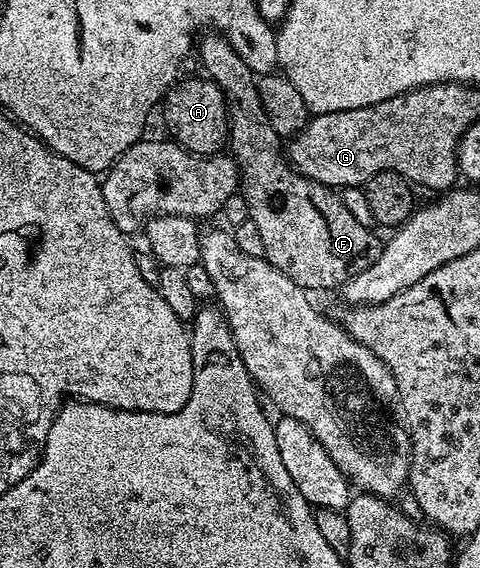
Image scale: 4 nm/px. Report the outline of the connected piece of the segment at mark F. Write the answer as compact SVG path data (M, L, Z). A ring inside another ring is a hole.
M207 32L207 37L197 42L196 57L202 60L205 76L217 83L222 93L226 96L228 109L228 149L232 154L234 162L238 164L238 172L240 174L240 192L244 200L248 203L248 215L252 223L256 223L257 230L260 231L261 241L264 242L264 257L268 263L272 263L272 267L276 267L280 271L284 271L284 275L288 275L288 279L292 279L292 283L296 283L300 288L307 291L315 291L314 289L334 289L337 290L345 281L352 279L356 275L360 275L360 271L368 271L368 267L372 267L372 263L376 263L376 259L380 259L382 254L383 238L377 237L377 232L366 229L356 221L352 212L348 211L348 207L343 203L341 196L331 186L308 179L302 173L299 173L293 165L290 164L287 154L284 152L283 138L278 136L278 132L272 127L272 123L268 123L268 115L264 111L264 103L260 103L260 91L258 90L259 78L256 76L253 68L244 59L240 59L238 54L226 38L213 32Z

